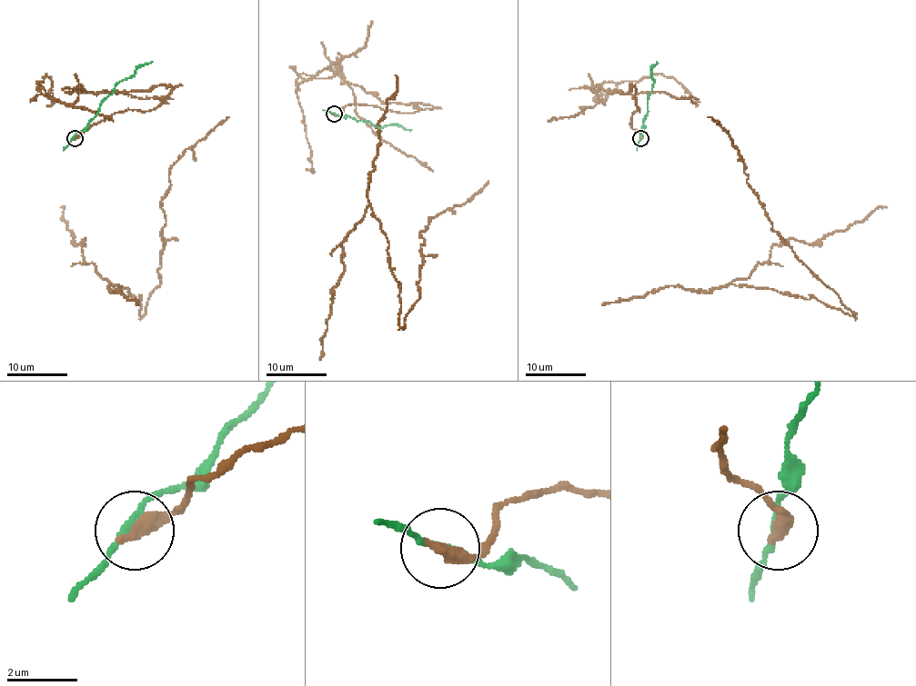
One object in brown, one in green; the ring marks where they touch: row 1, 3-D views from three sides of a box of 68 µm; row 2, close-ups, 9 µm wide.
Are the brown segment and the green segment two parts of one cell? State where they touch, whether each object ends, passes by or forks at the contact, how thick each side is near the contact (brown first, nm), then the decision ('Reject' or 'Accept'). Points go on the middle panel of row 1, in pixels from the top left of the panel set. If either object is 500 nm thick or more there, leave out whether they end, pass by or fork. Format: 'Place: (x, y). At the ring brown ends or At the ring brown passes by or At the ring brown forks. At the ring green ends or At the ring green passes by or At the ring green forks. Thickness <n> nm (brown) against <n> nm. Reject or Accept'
Place: (334, 114). At the ring brown ends. At the ring green passes by. Thickness 440 nm (brown) against 140 nm. Reject

